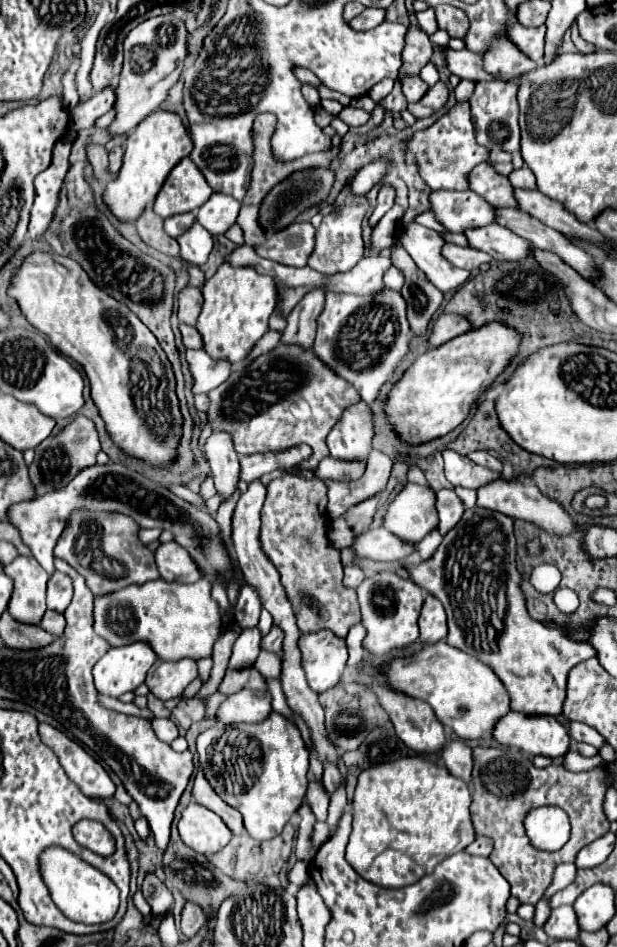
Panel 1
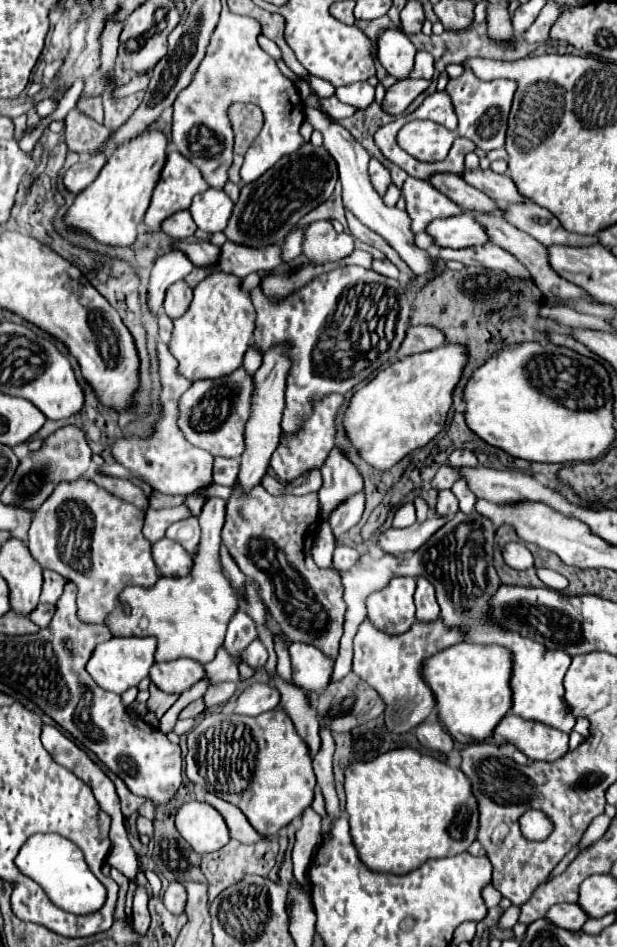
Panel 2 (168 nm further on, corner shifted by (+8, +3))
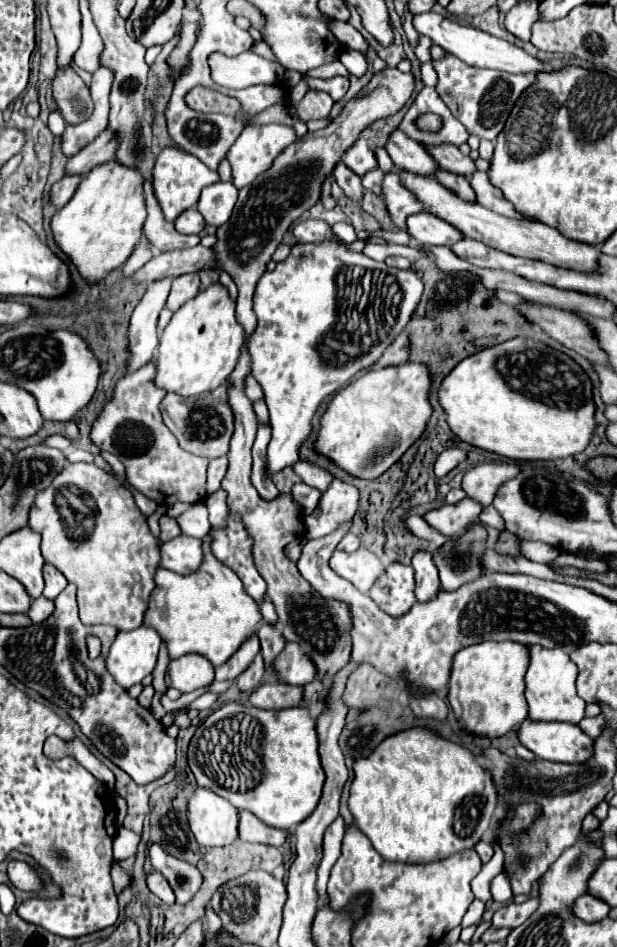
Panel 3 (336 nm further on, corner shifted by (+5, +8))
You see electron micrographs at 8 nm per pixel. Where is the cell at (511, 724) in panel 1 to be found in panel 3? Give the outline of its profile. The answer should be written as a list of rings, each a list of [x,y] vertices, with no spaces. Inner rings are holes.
[[[525,719],[521,723],[519,741],[539,759],[561,763],[583,763],[593,753],[593,739],[587,737],[577,725],[569,723],[543,723]]]

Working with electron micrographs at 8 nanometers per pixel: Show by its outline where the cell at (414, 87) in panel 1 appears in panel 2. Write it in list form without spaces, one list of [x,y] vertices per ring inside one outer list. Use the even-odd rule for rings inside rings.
[[[386,28],[378,34],[378,60],[398,80],[408,78],[416,54],[414,44],[402,34],[404,32],[394,28]]]

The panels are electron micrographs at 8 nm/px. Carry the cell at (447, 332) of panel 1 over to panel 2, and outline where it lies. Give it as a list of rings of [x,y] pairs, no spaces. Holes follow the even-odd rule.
[[[410,326],[402,346],[398,348],[398,358],[410,356],[410,354],[428,352],[428,350],[436,350],[442,344],[444,344],[444,336],[436,328],[430,328],[430,326]]]

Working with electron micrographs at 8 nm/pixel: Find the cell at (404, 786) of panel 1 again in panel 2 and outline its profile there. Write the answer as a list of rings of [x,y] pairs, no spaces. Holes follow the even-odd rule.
[[[398,748],[384,752],[368,762],[360,761],[346,768],[346,812],[350,832],[360,860],[374,872],[406,874],[416,870],[430,858],[444,858],[466,852],[478,832],[478,802],[472,784],[462,770],[448,766],[414,748]]]

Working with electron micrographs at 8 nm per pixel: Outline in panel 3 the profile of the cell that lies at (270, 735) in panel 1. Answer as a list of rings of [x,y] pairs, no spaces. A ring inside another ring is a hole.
[[[225,703],[197,727],[189,743],[187,757],[199,787],[207,787],[209,791],[233,803],[237,809],[247,809],[263,823],[269,823],[269,827],[277,827],[283,831],[291,831],[307,815],[313,813],[325,781],[325,773],[321,769],[317,753],[315,719],[305,707],[265,711],[241,703]]]

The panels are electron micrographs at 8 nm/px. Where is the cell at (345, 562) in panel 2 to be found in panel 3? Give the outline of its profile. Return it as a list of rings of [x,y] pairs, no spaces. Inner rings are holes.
[[[347,533],[347,535],[339,541],[337,549],[347,551],[347,553],[353,553],[353,551],[357,551],[357,549],[359,549],[359,539],[357,539],[353,533]]]

